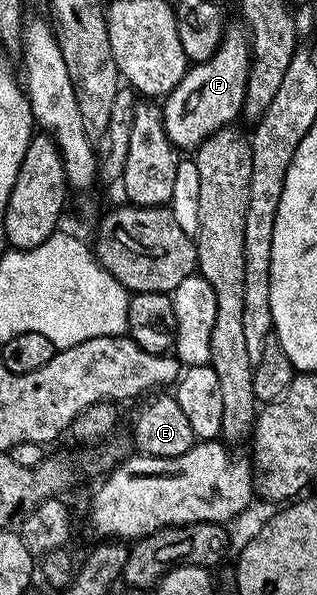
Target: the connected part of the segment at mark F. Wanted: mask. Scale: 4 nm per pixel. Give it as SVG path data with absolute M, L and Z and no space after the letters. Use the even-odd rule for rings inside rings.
M229 25L214 56L205 62L189 65L179 84L163 99L166 136L181 151L195 151L214 132L231 127L235 123L232 121L241 117L252 48L248 44L247 33L237 26Z

